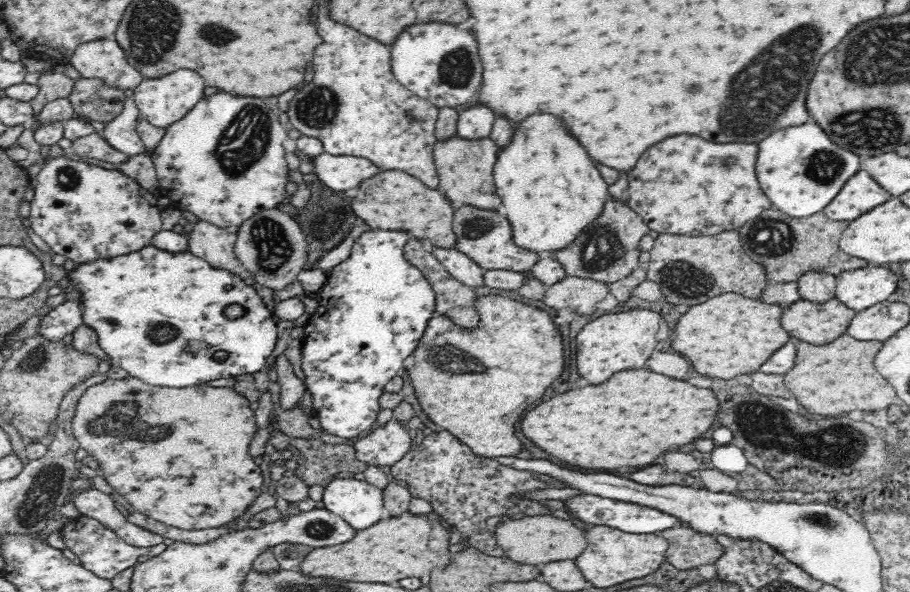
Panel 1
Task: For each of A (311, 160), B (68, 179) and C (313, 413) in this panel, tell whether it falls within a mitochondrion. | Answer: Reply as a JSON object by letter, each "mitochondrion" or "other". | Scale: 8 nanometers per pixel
{"A":"other","B":"mitochondrion","C":"other"}

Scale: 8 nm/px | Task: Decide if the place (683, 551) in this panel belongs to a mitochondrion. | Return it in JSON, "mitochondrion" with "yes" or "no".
{"mitochondrion":"no"}

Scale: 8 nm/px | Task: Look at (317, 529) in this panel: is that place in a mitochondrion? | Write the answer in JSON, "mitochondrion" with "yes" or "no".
{"mitochondrion":"yes"}

